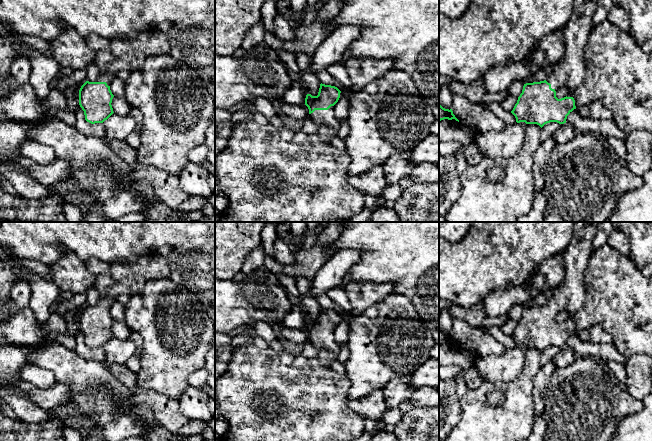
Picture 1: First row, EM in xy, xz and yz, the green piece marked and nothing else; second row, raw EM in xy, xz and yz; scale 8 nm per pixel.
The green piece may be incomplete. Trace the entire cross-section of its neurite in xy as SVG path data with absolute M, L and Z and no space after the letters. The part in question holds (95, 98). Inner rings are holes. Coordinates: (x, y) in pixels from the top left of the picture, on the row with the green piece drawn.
M148 29L141 31L133 41L111 40L110 50L113 61L95 81L86 81L79 90L79 105L85 120L91 124L103 123L114 113L111 105L114 95L110 90L114 74L120 70L132 72L150 56L168 55L170 44L165 33Z

